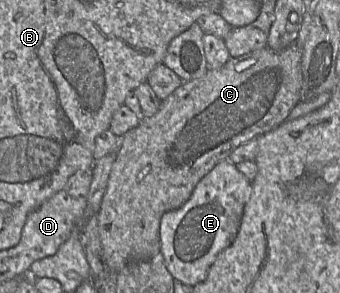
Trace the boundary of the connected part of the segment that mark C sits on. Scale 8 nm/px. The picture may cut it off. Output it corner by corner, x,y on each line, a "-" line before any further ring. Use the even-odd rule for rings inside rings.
296,42
279,51
266,46
239,57
230,57
221,68
208,69
203,77
183,82
161,101
155,115
141,117
137,127
119,137
120,146
97,214
103,257
110,269
120,272
130,262
146,261
158,254
163,214
183,206
198,182
218,163
227,160
237,147
287,121
289,113
300,101
301,59
302,53

